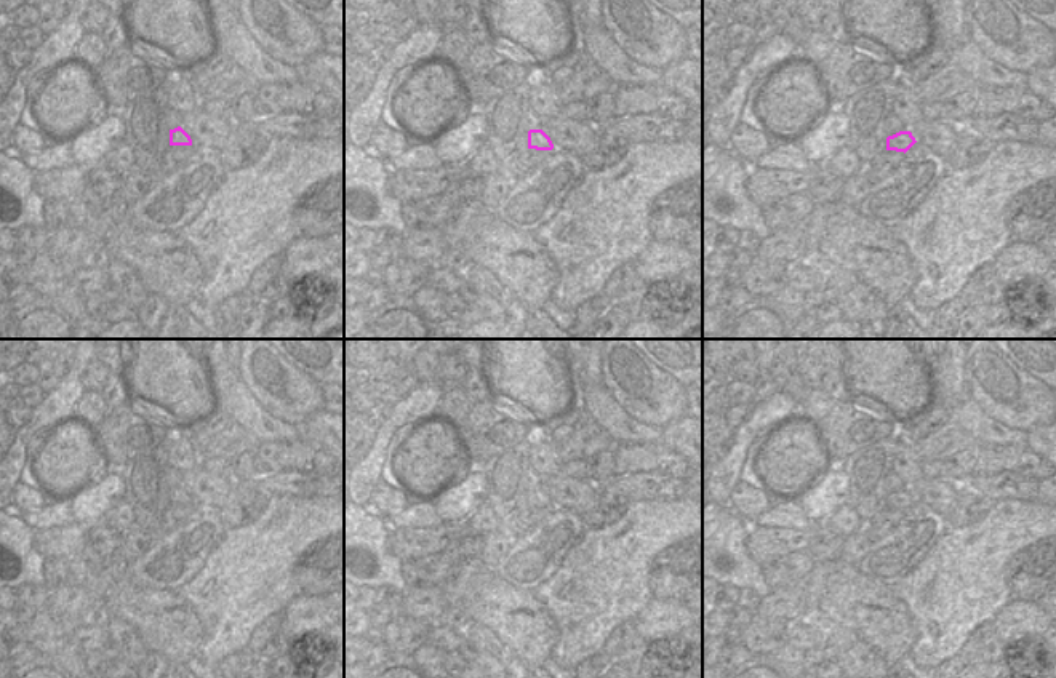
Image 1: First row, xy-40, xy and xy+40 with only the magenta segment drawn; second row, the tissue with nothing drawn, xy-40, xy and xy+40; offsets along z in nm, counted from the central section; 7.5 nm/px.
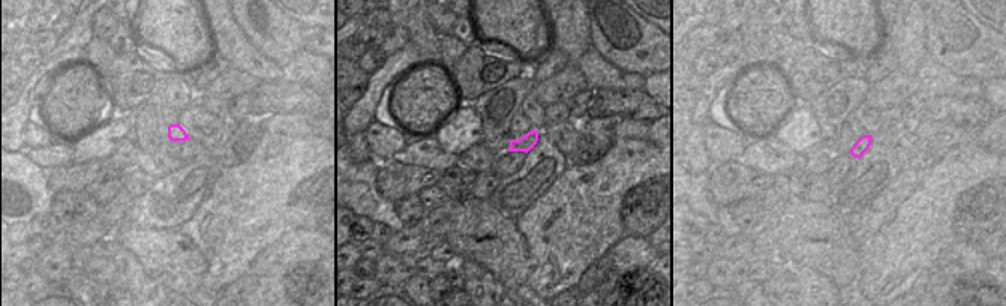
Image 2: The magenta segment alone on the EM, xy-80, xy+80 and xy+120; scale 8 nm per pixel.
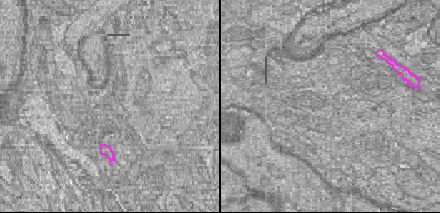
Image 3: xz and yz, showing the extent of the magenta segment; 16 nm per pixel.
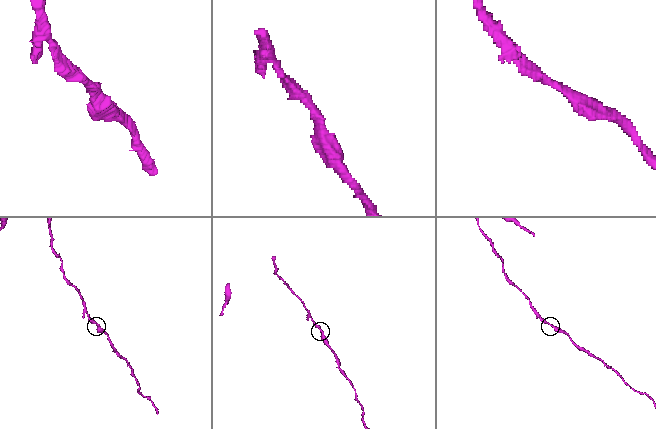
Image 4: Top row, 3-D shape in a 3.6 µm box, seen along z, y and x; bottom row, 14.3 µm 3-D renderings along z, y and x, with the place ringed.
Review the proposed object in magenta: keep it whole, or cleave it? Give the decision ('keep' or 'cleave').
keep

